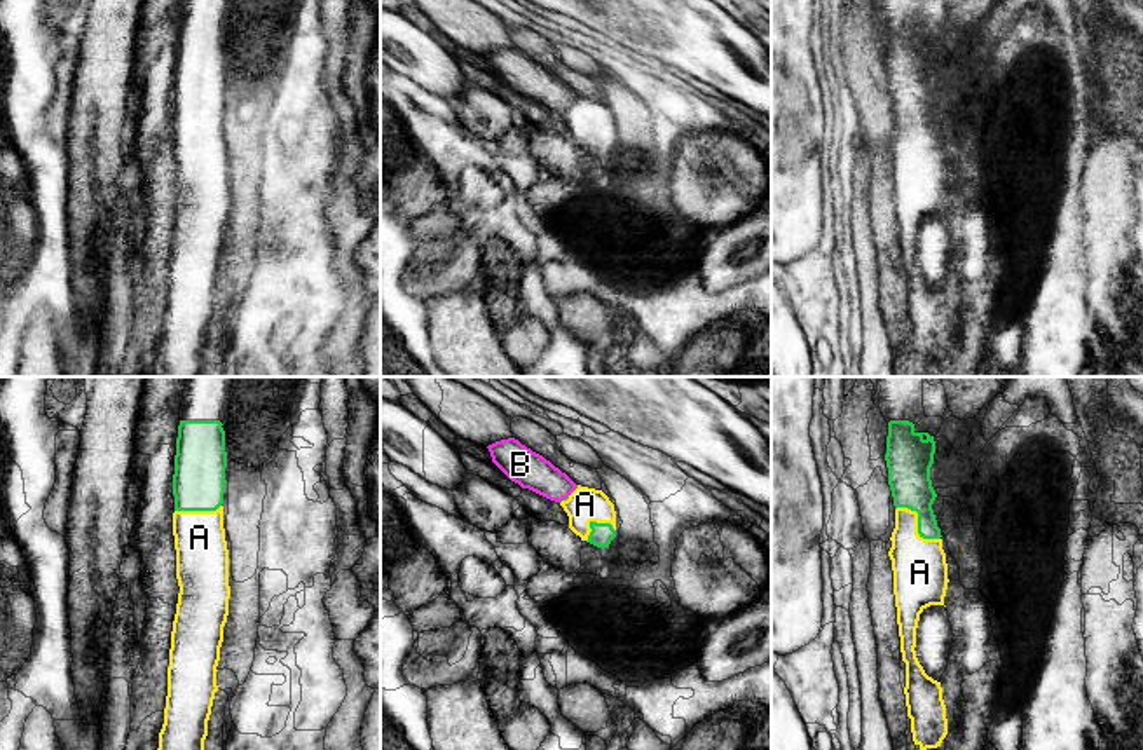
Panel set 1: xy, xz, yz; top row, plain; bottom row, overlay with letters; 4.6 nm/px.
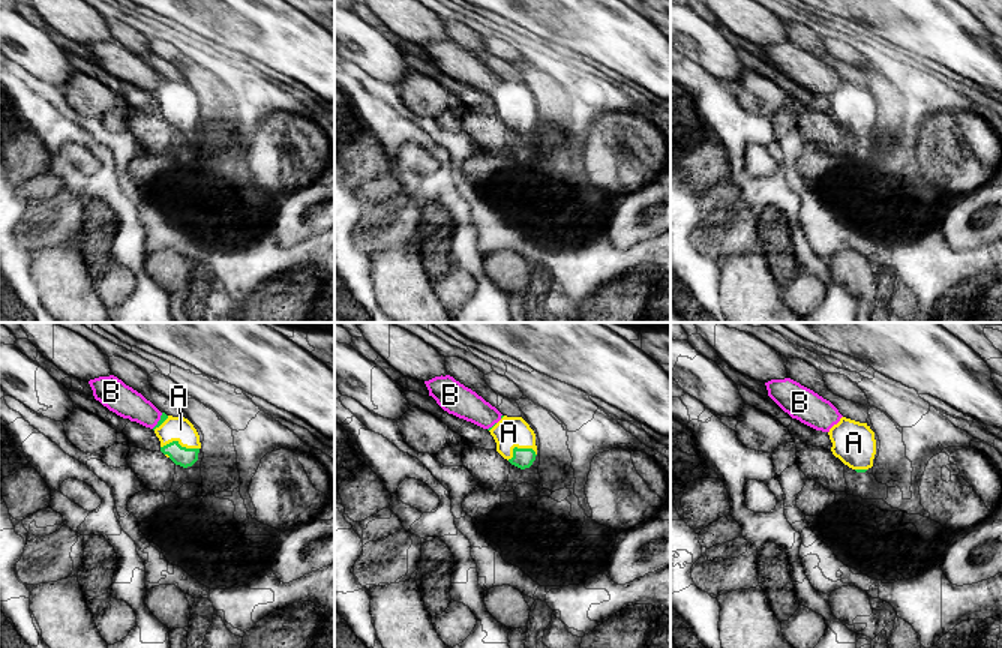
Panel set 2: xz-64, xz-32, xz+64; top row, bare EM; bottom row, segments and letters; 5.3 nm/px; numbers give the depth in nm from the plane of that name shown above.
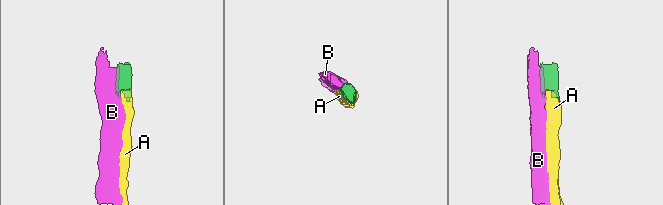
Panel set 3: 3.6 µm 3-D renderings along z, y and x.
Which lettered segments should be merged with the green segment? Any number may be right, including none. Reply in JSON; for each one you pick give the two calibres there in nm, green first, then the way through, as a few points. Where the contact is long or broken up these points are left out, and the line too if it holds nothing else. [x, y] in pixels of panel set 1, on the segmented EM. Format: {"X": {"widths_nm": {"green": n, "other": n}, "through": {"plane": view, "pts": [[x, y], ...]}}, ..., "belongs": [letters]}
{"A": {"widths_nm": {"green": 190, "other": 260}, "through": {"plane": "yz", "pts": [[910, 482], [918, 524], [920, 572]]}}, "belongs": ["A"]}

